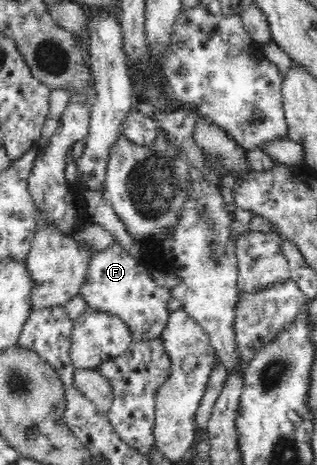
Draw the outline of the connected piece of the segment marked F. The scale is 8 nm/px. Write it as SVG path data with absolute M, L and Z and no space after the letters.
M118 242L93 256L88 279L79 289L87 307L119 317L128 326L134 342L161 337L168 316L172 313L166 308L172 302L172 297L169 289L157 286L151 279L148 267L150 258L131 256Z

